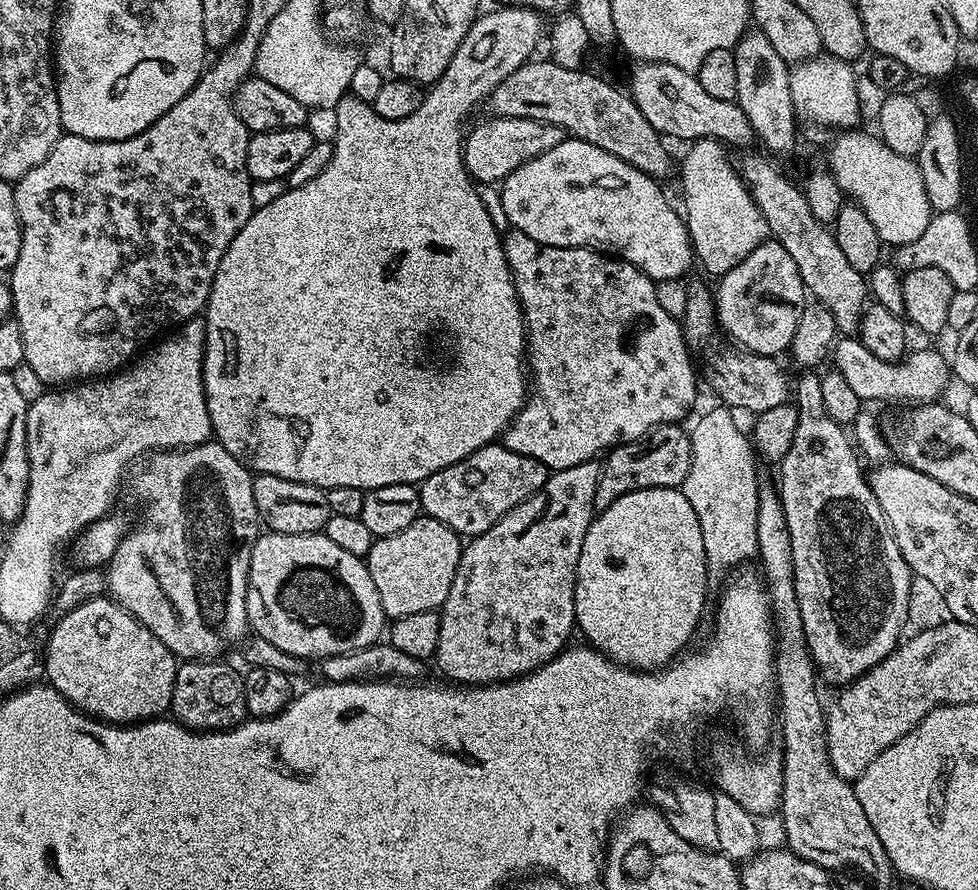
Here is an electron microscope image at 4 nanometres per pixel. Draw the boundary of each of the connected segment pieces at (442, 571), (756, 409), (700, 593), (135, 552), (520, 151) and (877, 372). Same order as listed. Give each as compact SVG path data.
M423 514L410 522L406 530L373 539L366 563L385 617L397 620L406 614L443 608L446 594L450 594L450 582L454 582L458 570L461 551L461 537L453 528Z
M692 280L684 284L684 289L684 341L697 357L700 355L704 359L703 379L705 376L709 386L720 395L719 403L729 409L741 408L744 412L752 412L751 414L759 414L771 410L773 406L789 403L790 376L788 380L787 374L780 369L781 361L771 356L759 356L757 352L747 351L725 339L716 318L716 298L711 287L707 288L700 280Z
M647 488L626 494L618 498L610 506L599 509L595 513L591 526L586 530L586 538L582 538L582 554L578 554L576 567L576 585L574 586L574 610L576 611L576 628L585 636L587 643L597 652L624 665L625 668L637 670L659 670L665 664L683 653L689 647L692 635L704 616L704 603L708 600L708 563L706 550L702 546L702 526L698 526L698 514L694 514L694 506L686 502L680 488Z
M209 442L207 444L192 444L189 448L169 448L167 450L156 450L151 453L139 465L140 473L132 480L132 488L136 491L138 499L144 503L144 517L131 529L131 531L121 540L111 561L106 565L106 575L108 578L107 591L111 599L122 605L126 611L158 642L162 642L171 650L172 655L181 661L186 660L210 660L223 657L223 652L228 652L232 647L239 645L241 641L249 635L248 615L246 614L246 590L248 589L248 571L250 570L250 554L257 536L261 535L262 525L260 515L256 513L254 506L254 486L252 485L253 473L244 465L238 462L238 458L226 451L222 445Z
M492 116L487 119L472 133L469 131L462 144L466 170L473 181L482 184L499 185L514 170L518 170L518 166L530 162L530 158L538 158L538 154L546 154L546 150L554 150L554 146L566 138L564 129L534 118Z
M859 338L837 339L831 353L831 359L836 359L835 371L846 378L846 383L858 394L861 402L868 400L901 400L904 406L927 404L941 399L944 387L950 381L950 364L940 352L931 352L928 348L909 351L899 360L883 360L870 354Z

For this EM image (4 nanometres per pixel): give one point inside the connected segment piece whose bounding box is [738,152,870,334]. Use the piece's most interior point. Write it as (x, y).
(826, 272)

